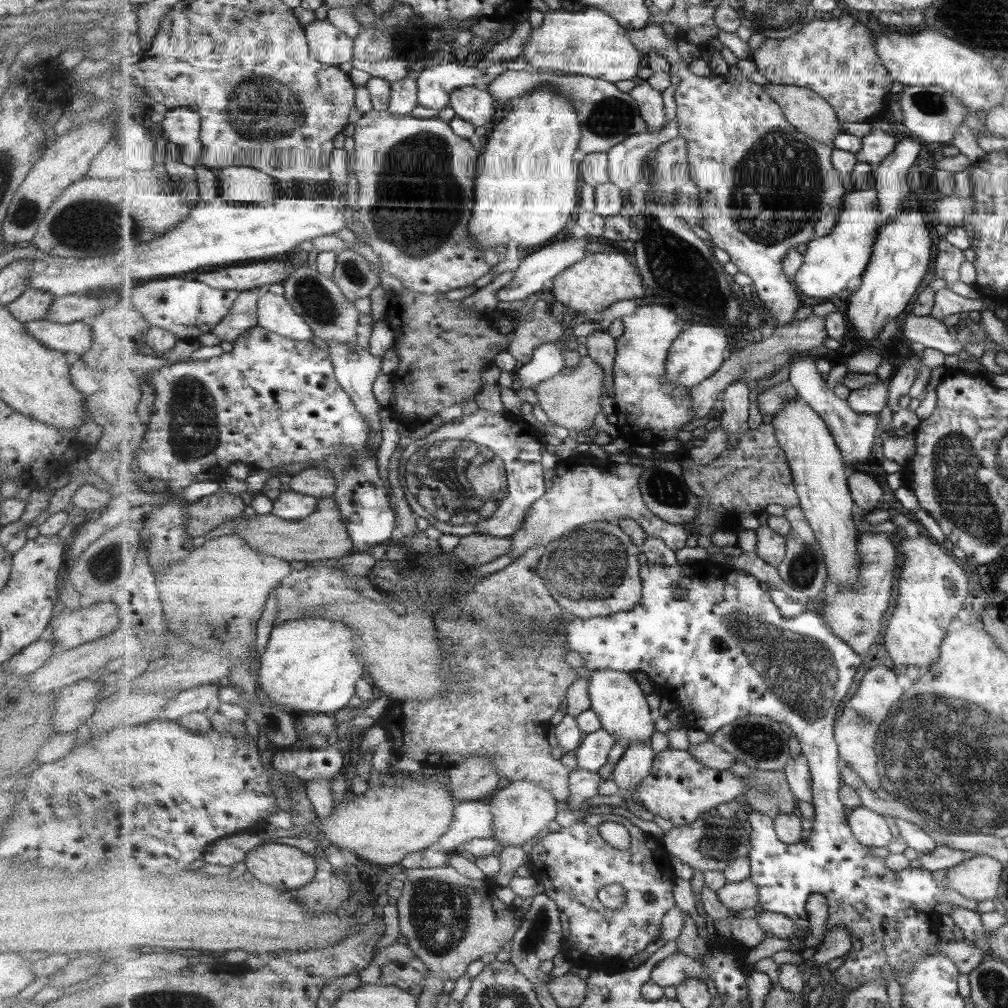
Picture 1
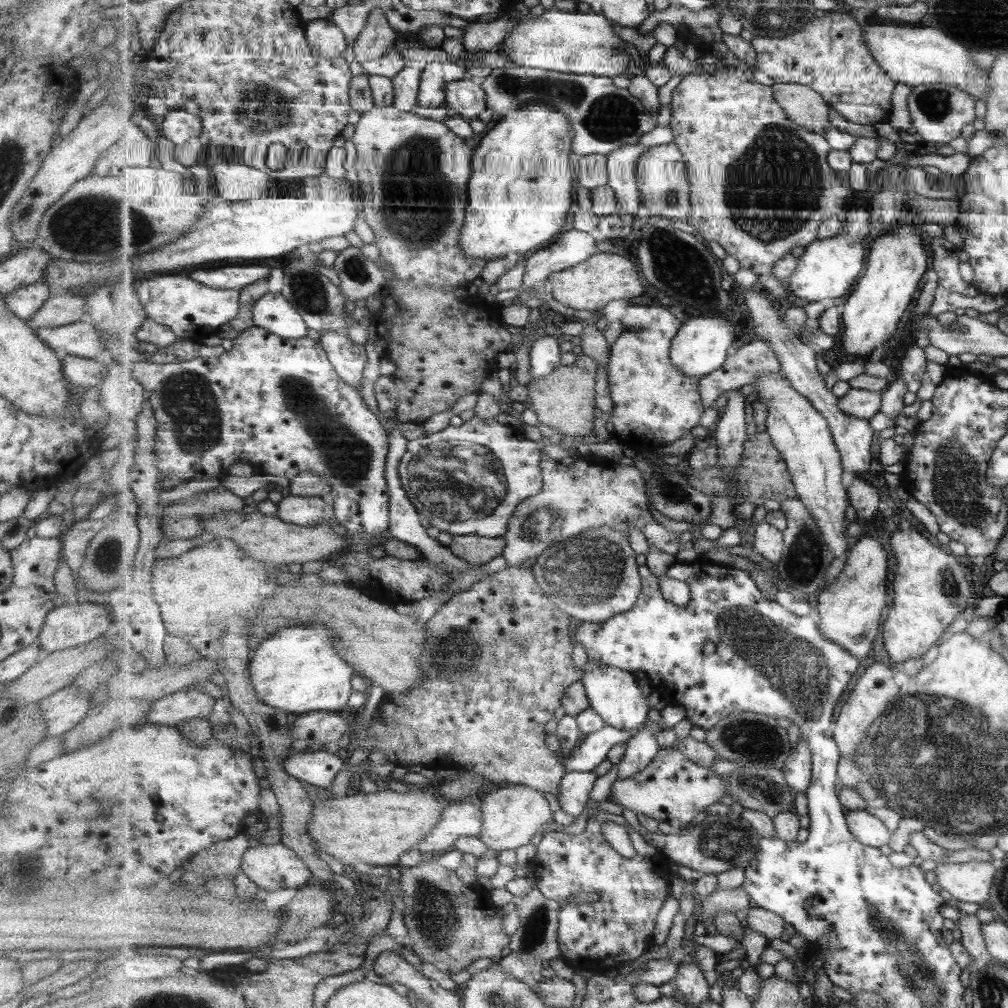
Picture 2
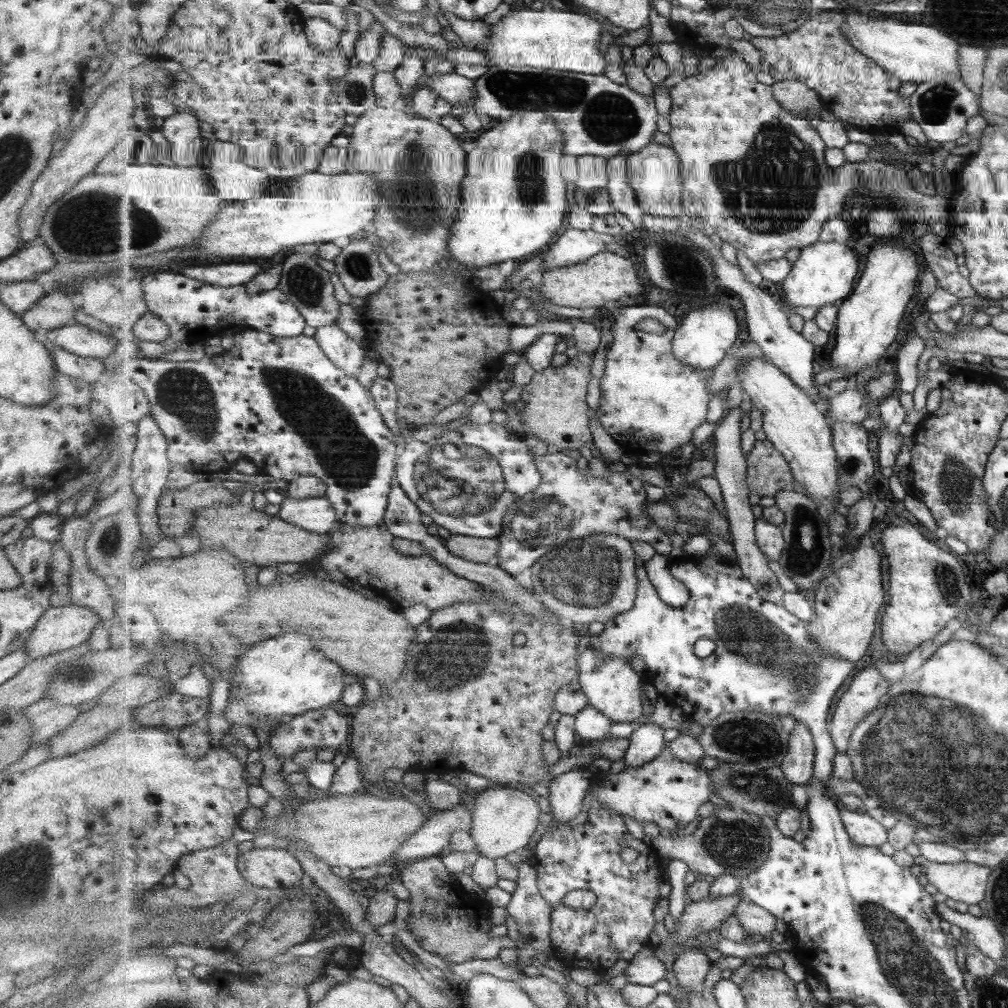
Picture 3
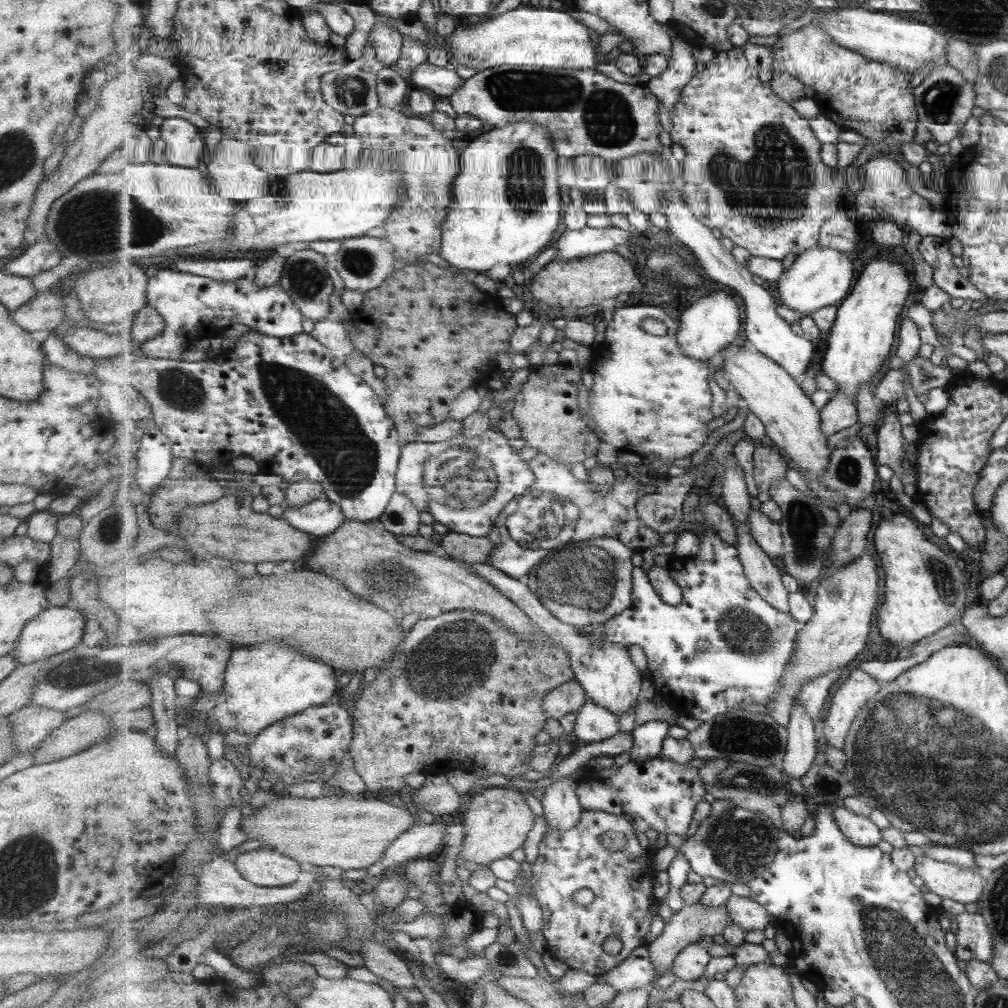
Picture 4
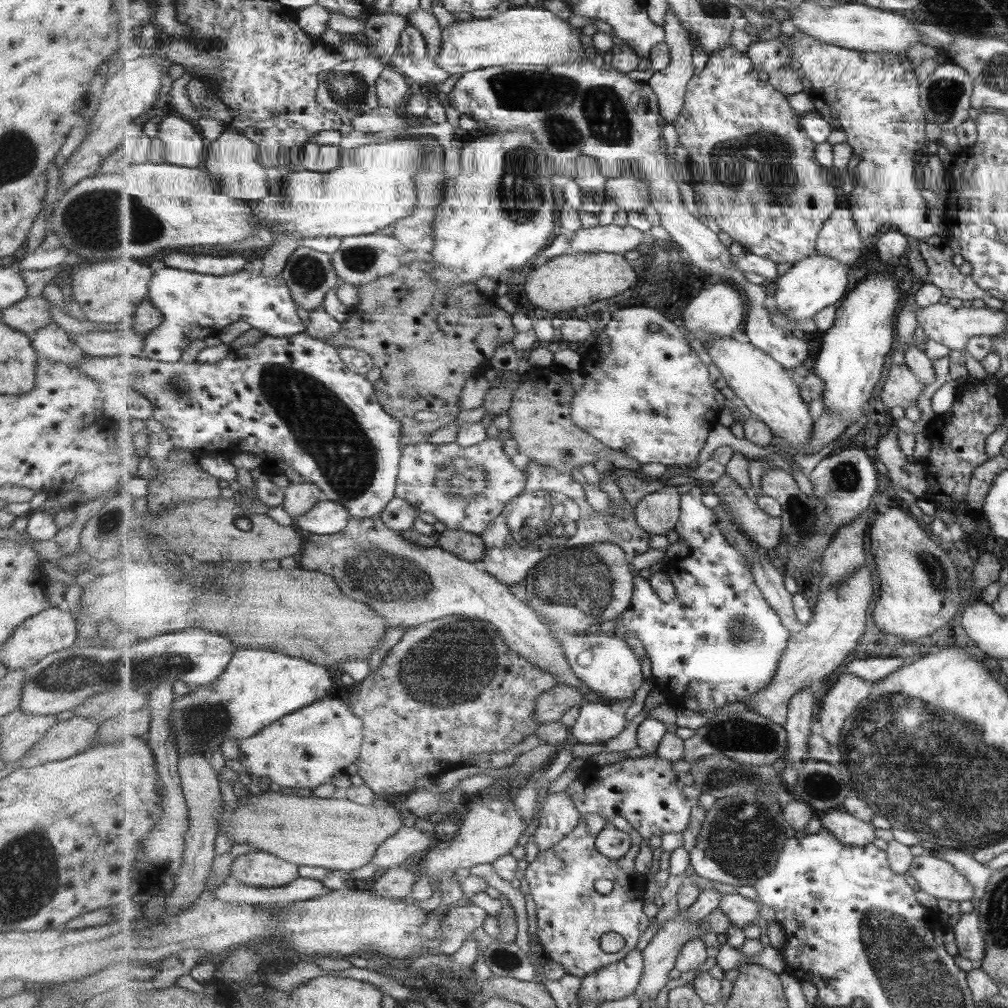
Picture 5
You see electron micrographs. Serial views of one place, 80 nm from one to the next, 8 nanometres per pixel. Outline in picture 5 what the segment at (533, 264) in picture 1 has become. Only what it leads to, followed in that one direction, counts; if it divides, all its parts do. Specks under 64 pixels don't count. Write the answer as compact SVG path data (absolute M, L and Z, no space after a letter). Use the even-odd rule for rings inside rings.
M597 225L593 228L581 228L572 240L572 252L610 252L627 254L637 250L645 242L645 233L631 225Z

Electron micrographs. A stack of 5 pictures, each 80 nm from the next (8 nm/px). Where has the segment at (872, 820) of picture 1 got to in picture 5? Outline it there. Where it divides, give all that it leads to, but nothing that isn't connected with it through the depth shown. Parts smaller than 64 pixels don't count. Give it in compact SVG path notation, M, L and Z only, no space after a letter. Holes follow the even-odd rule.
M845 808L826 812L821 819L821 826L847 846L868 848L871 847L871 842L875 842L875 838L878 838L870 821L853 816Z

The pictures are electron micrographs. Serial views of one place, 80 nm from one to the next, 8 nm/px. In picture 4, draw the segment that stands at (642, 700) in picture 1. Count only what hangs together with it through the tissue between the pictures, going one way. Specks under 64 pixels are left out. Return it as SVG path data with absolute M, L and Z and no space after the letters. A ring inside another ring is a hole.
M397 492L392 496L380 521L389 532L398 535L416 535L420 532L421 511L404 494ZM490 563L481 565L474 571L500 588L505 596L524 609L524 612L531 617L531 622L543 630L545 635L551 636L553 641L561 646L561 649L565 649L565 653L569 653L569 661L572 662L573 672L576 673L575 680L581 684L592 703L608 708L616 715L637 708L640 701L639 692L643 686L641 684L643 676L641 670L635 666L627 649L623 648L621 644L605 644L605 641L601 639L593 641L591 638L585 638L586 631L585 636L583 636L584 631L575 632L575 628L553 616L549 609L538 600L536 593L529 592L528 584L507 576Z

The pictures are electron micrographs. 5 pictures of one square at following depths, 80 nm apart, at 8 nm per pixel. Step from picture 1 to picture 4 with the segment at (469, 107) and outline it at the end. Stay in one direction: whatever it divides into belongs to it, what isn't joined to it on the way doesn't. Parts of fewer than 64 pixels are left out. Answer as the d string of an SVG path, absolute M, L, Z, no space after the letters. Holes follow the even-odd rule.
M429 61L417 65L410 74L409 81L413 88L428 91L436 98L449 98L465 80L457 76L454 68L431 64Z

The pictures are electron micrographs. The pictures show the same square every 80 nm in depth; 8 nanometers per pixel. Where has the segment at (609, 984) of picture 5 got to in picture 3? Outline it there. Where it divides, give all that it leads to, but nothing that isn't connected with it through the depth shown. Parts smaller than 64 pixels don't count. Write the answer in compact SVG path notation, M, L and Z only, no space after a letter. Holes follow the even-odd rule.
M653 946L641 949L623 971L628 983L653 986L661 978L667 976L665 964L653 953Z

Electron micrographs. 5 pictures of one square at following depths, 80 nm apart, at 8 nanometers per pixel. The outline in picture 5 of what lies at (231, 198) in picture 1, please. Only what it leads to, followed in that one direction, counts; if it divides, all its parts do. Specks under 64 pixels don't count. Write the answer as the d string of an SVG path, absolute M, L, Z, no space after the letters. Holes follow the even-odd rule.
M224 126L224 131L211 143L206 157L206 169L214 178L217 188L227 196L259 202L268 196L267 170L258 161L260 147L237 129Z

